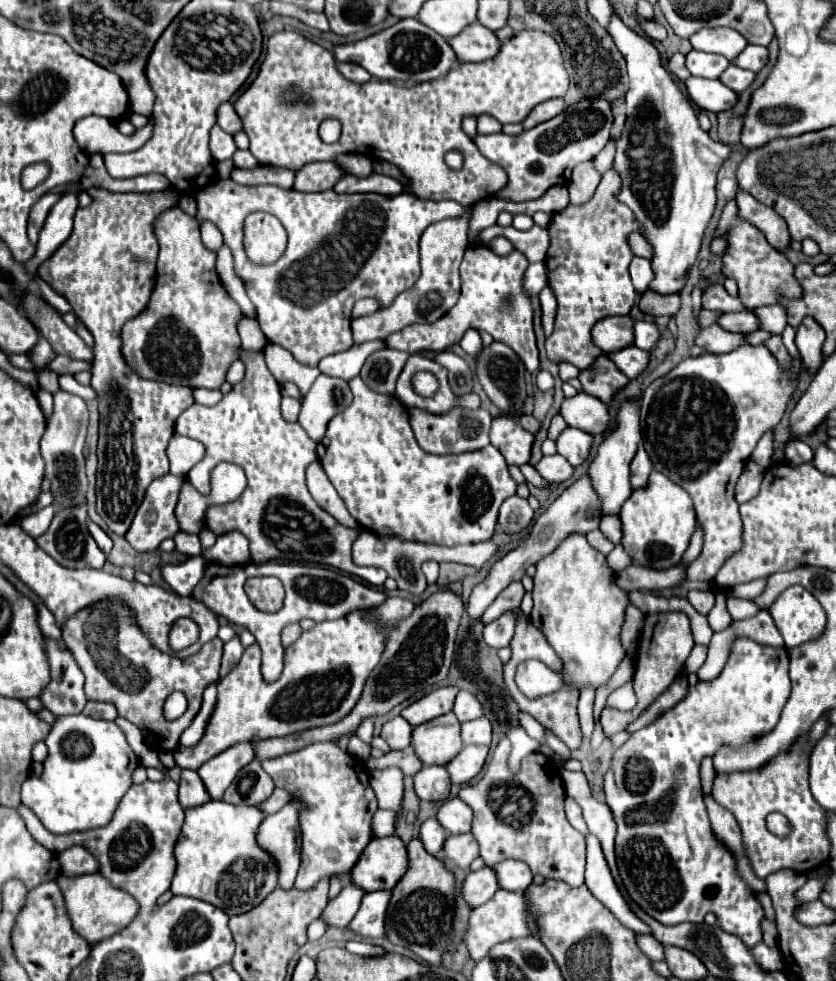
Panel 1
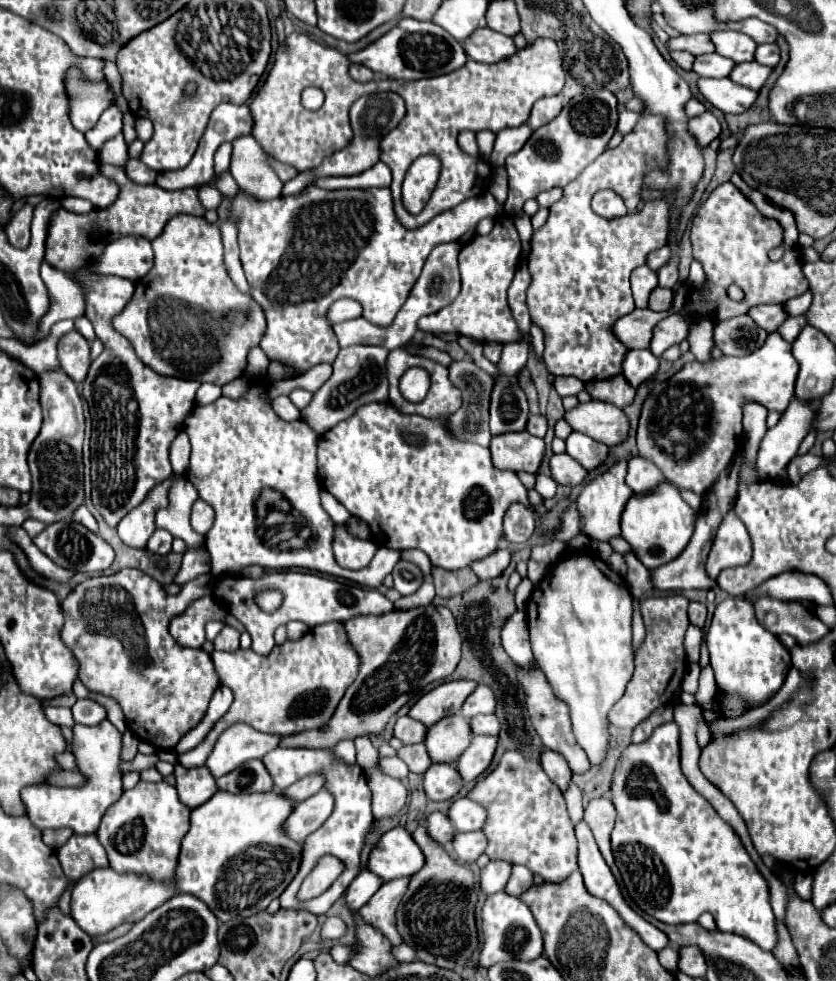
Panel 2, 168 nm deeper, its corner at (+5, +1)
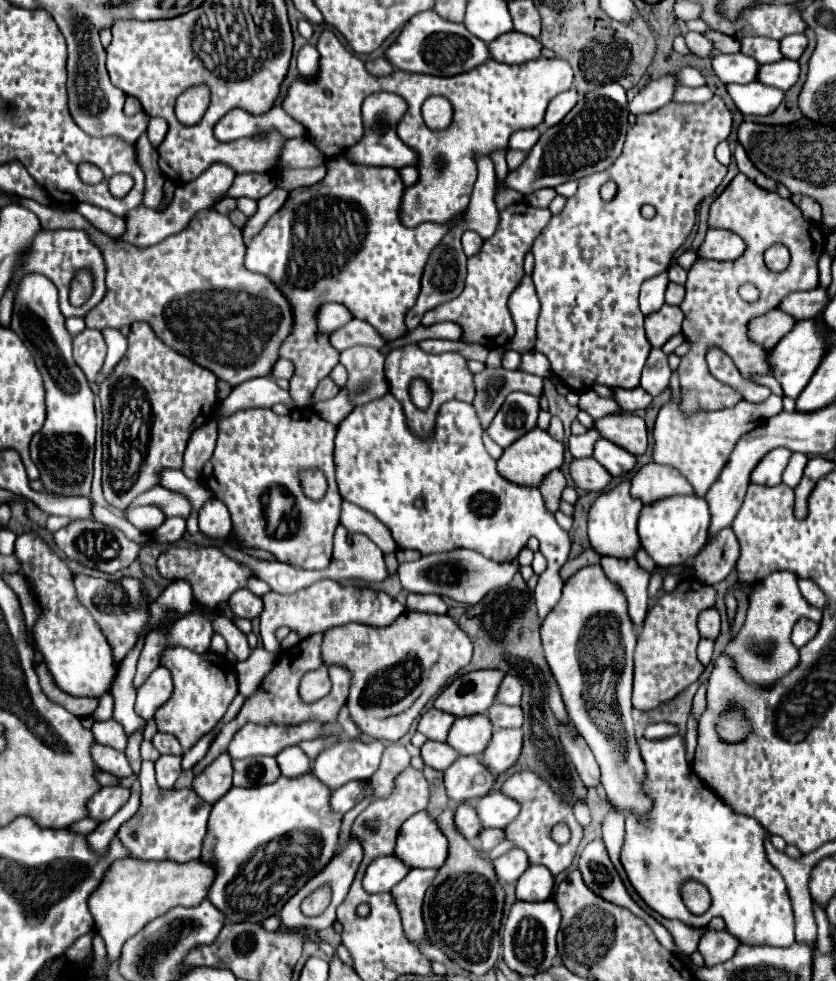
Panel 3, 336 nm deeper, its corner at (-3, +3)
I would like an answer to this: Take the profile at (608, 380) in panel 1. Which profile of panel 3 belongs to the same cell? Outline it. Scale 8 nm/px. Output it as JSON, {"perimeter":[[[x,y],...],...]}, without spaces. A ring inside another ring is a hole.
{"perimeter":[[[639,386],[633,390],[623,390],[615,388],[615,402],[625,410],[625,412],[635,412],[635,410],[645,410],[651,404],[651,396]]]}

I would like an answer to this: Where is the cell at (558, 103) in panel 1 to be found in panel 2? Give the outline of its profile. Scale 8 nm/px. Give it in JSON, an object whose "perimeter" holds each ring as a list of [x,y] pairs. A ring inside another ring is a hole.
{"perimeter":[[[561,94],[557,96],[549,96],[549,98],[541,98],[533,104],[531,116],[527,120],[531,130],[537,130],[537,126],[543,126],[545,122],[549,122],[551,118],[555,118],[565,106],[565,98]]]}

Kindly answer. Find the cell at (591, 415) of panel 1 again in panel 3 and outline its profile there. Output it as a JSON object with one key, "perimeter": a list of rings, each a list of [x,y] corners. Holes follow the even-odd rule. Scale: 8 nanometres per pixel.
{"perimeter":[[[613,414],[595,422],[595,428],[603,434],[603,438],[615,442],[617,446],[629,450],[635,456],[647,452],[649,434],[645,420],[633,414]]]}

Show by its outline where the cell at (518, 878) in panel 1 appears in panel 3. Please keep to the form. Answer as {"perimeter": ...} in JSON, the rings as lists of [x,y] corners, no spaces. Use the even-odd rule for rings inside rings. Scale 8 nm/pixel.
{"perimeter":[[[529,866],[517,880],[517,900],[525,902],[549,900],[553,886],[555,878],[545,866]]]}

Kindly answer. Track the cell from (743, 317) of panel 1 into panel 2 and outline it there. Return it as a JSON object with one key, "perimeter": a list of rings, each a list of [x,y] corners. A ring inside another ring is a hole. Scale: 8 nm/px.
{"perimeter":[[[769,304],[769,306],[753,306],[753,310],[747,312],[747,316],[751,316],[763,330],[773,332],[777,330],[777,326],[787,318],[785,310],[781,304]]]}

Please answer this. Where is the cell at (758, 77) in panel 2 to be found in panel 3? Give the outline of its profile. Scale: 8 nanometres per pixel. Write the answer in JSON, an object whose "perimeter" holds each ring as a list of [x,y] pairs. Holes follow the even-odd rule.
{"perimeter":[[[781,60],[775,64],[765,64],[759,70],[759,82],[789,90],[799,80],[799,62],[797,60]]]}

